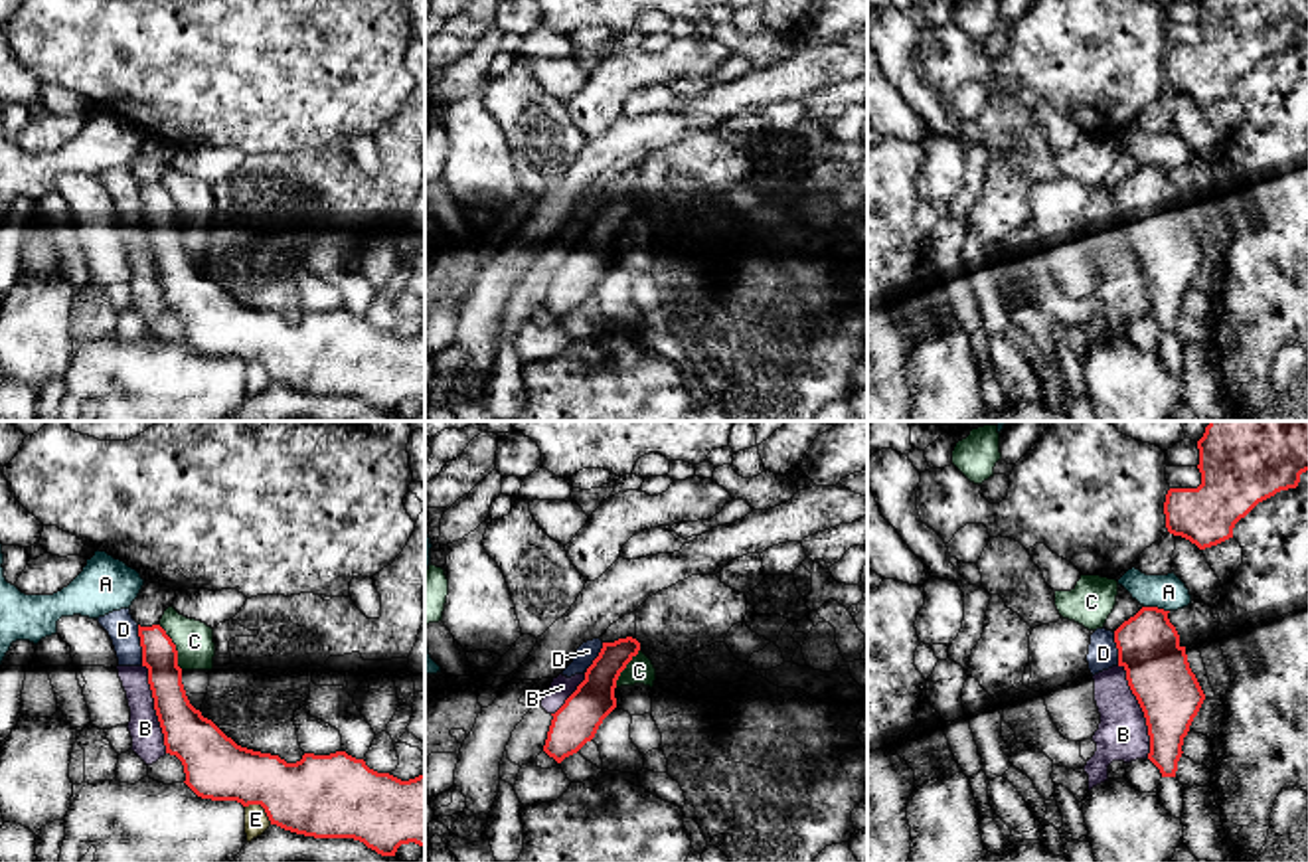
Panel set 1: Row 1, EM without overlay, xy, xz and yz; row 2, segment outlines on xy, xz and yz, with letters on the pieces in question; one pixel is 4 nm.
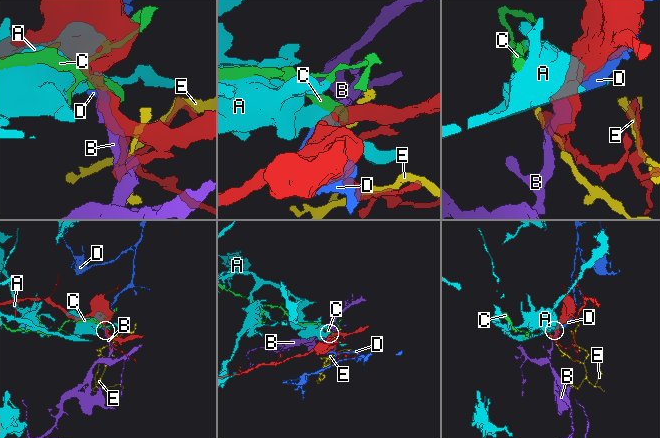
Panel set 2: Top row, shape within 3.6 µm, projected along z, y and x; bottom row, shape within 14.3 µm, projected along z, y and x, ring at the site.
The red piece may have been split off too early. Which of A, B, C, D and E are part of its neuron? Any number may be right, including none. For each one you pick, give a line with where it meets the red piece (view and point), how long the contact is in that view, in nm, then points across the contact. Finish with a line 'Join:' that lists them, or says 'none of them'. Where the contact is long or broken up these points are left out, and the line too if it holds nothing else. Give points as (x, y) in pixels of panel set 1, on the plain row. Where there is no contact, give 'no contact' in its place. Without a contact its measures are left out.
Join: none of them

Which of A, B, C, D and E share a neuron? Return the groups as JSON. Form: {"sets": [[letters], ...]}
{"sets": [["A"], ["B", "D"], ["C"], ["E"]]}

